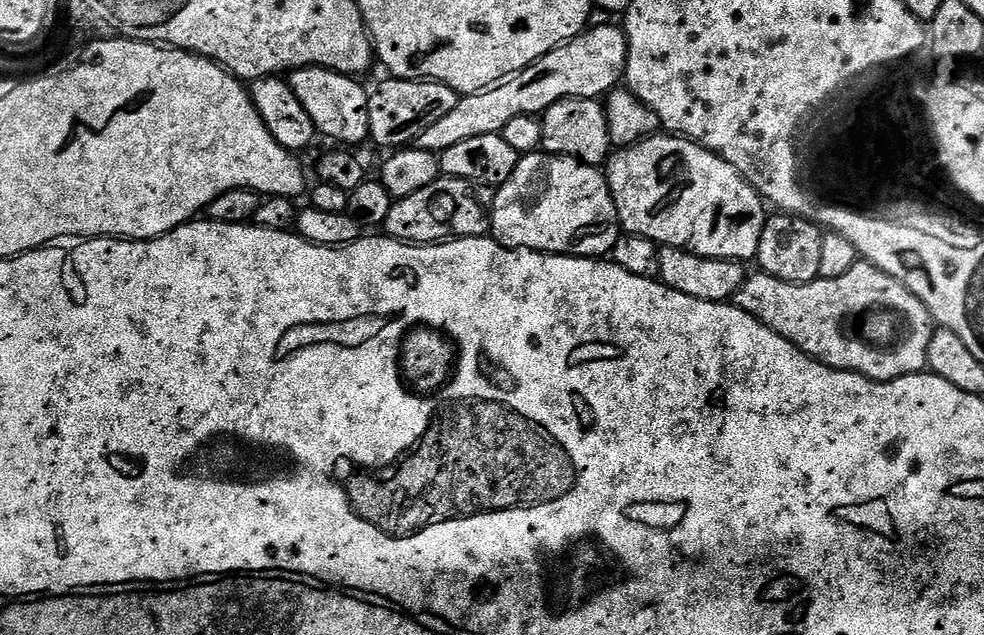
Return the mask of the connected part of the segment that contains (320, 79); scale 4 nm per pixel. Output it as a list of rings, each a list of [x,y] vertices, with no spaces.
[[[298,68],[286,76],[288,85],[294,90],[294,98],[302,102],[302,110],[310,114],[317,133],[329,136],[340,146],[356,146],[365,143],[370,134],[370,114],[368,113],[369,89],[360,85],[354,76],[347,76],[329,68]]]

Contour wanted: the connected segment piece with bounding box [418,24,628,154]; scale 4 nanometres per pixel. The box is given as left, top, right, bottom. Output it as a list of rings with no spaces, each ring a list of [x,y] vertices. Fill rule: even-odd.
[[[612,24],[589,26],[573,40],[559,44],[529,68],[523,68],[515,76],[483,92],[460,96],[453,106],[434,126],[422,130],[419,147],[437,154],[450,150],[466,138],[478,138],[478,134],[501,132],[510,118],[542,114],[554,102],[570,98],[594,100],[605,97],[625,79],[628,70],[628,38],[623,27]]]

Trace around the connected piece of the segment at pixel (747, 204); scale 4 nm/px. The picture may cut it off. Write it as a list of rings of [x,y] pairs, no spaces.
[[[657,134],[647,136],[646,139],[631,144],[629,148],[622,148],[613,151],[606,161],[606,179],[608,188],[614,198],[616,207],[616,219],[620,221],[620,227],[627,235],[650,238],[654,243],[665,248],[678,248],[686,252],[693,252],[695,256],[705,256],[706,258],[718,258],[719,260],[734,260],[737,262],[755,261],[758,254],[758,238],[764,229],[766,219],[765,201],[759,192],[752,185],[747,184],[738,174],[738,170],[733,164],[728,164],[721,156],[716,156],[708,148],[687,139],[679,134]]]

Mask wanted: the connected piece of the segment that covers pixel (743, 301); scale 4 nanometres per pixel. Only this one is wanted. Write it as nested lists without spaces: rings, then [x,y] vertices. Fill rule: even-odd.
[[[857,259],[856,264],[850,266],[850,270],[846,270],[840,278],[819,279],[809,284],[782,282],[778,278],[767,276],[762,271],[757,271],[755,275],[745,278],[740,289],[737,290],[734,297],[736,307],[746,310],[746,314],[761,320],[770,330],[782,334],[782,338],[794,342],[794,346],[801,348],[813,360],[821,360],[826,366],[843,372],[862,374],[871,380],[897,380],[927,369],[928,347],[934,331],[934,321],[930,310],[926,310],[926,306],[922,302],[922,298],[918,298],[918,294],[914,294],[906,286],[902,286],[902,282],[898,282],[898,278],[878,270],[878,266],[874,266],[869,260]],[[873,310],[887,310],[895,313],[904,324],[908,323],[908,333],[904,332],[898,342],[887,347],[877,347],[875,344],[865,343],[863,339],[856,336],[855,340],[854,337],[844,333],[844,320],[858,315],[859,312],[868,314]]]

